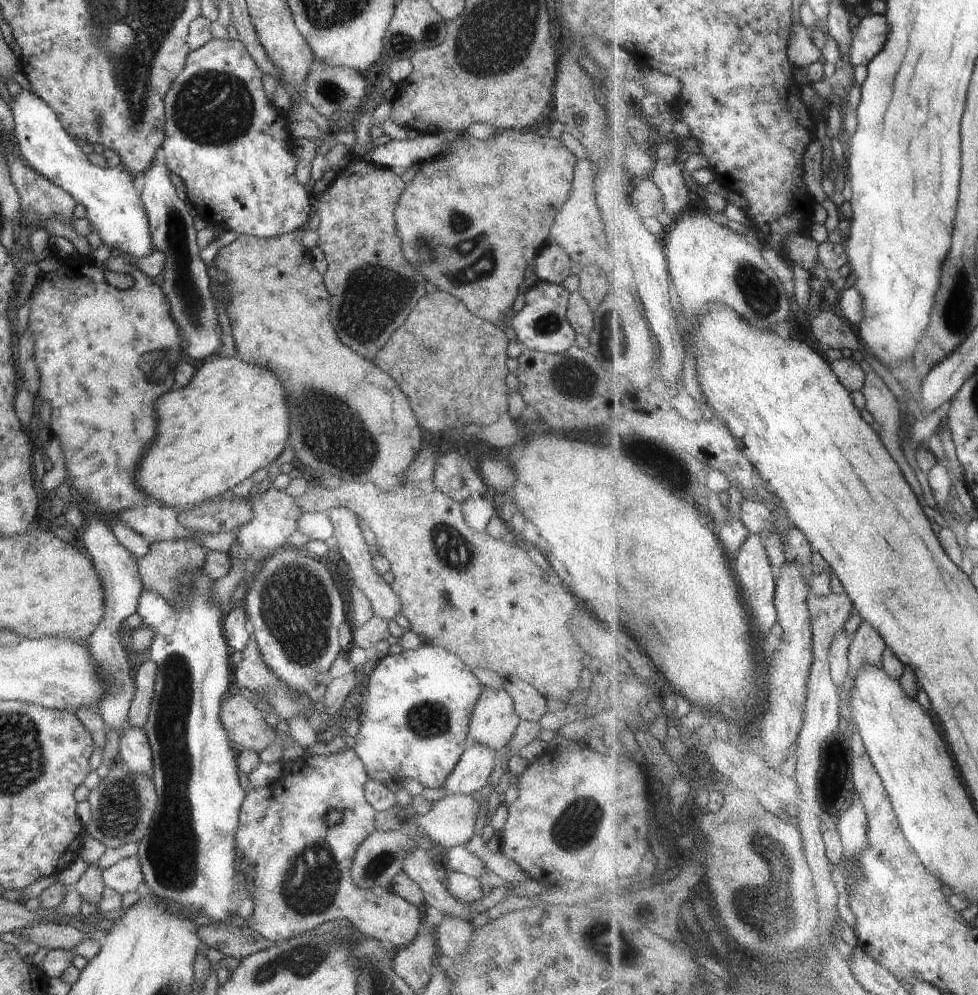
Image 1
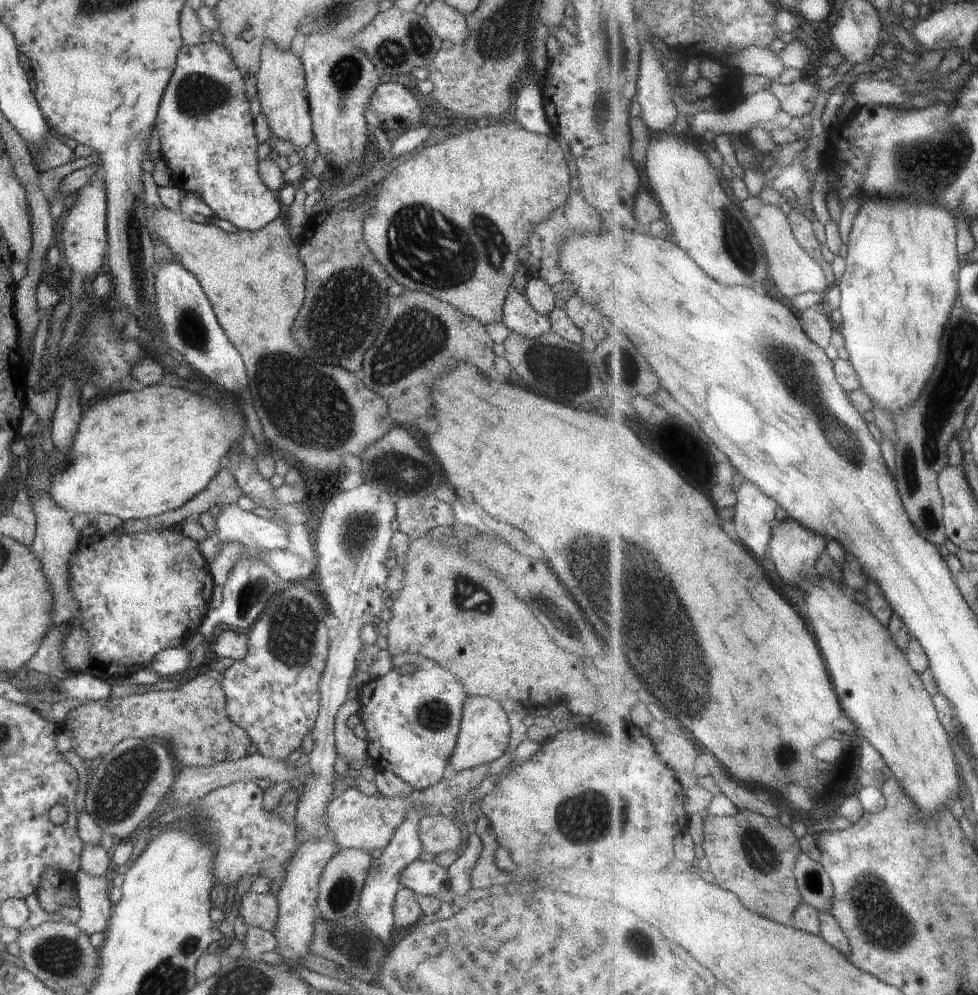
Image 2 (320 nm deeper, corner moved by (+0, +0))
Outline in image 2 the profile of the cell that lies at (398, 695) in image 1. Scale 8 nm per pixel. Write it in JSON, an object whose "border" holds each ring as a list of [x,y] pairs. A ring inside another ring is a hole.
{"border":[[[398,655],[393,657],[392,664],[394,668],[412,664],[416,666],[416,670],[400,674],[392,669],[382,678],[371,678],[358,689],[359,715],[367,734],[367,753],[375,762],[377,770],[390,771],[410,784],[412,789],[424,790],[443,779],[444,768],[449,763],[456,746],[463,704],[468,696],[454,674],[425,656]]]}

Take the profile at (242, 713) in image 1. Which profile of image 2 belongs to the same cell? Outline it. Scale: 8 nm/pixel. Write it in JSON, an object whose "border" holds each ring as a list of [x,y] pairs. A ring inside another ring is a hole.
{"border":[[[214,669],[186,680],[185,684],[174,690],[148,691],[148,694],[141,693],[120,699],[106,697],[97,701],[87,700],[67,713],[68,718],[65,718],[62,729],[74,734],[71,748],[76,756],[80,756],[90,766],[126,739],[153,739],[162,744],[168,742],[172,757],[177,758],[184,767],[209,767],[224,761],[235,761],[247,756],[252,741],[243,728],[236,726],[228,718],[222,681],[223,674]]]}

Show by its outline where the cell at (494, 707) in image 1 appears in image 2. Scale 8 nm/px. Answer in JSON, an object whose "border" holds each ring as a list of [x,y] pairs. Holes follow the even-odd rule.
{"border":[[[481,695],[468,697],[463,704],[461,725],[449,763],[458,771],[467,771],[480,765],[488,765],[500,758],[510,742],[510,723],[505,706],[493,698]]]}

